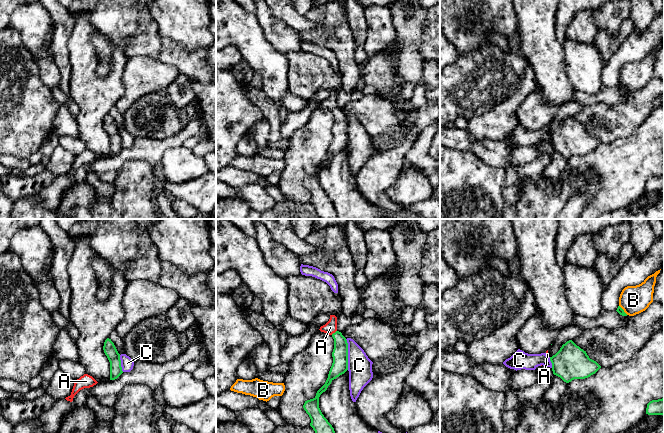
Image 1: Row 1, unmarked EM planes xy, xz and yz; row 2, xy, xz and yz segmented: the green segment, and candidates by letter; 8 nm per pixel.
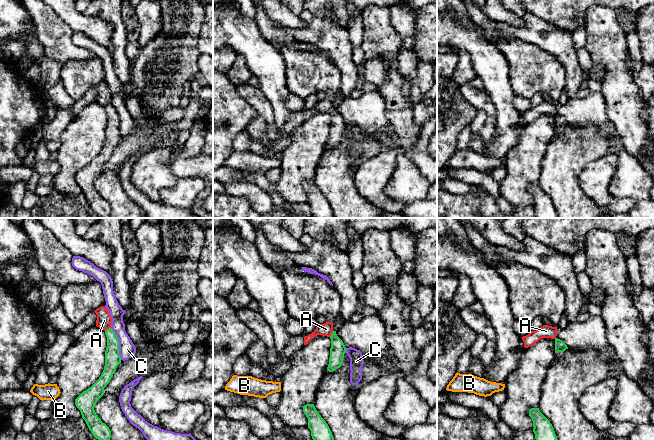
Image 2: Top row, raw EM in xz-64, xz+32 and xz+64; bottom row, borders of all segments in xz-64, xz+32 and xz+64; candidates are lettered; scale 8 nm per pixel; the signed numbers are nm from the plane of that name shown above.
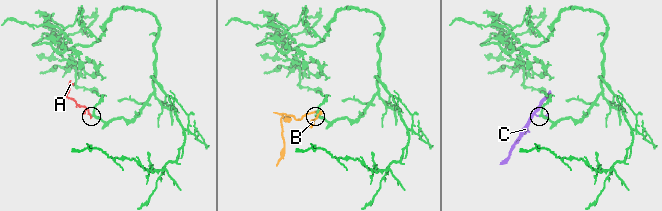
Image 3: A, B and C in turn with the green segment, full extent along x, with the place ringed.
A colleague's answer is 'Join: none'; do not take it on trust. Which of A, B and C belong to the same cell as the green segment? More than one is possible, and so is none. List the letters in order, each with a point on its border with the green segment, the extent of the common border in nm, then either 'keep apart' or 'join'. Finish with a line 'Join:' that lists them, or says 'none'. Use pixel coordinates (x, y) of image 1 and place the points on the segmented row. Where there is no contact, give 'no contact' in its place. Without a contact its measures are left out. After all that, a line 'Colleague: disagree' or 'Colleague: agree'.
A: contact xz (333, 333); length 60 nm; join
B: contact yz (623, 310); length 100 nm; keep apart
C: contact xz (347, 354); length 240 nm; keep apart
Join: A
Colleague: disagree

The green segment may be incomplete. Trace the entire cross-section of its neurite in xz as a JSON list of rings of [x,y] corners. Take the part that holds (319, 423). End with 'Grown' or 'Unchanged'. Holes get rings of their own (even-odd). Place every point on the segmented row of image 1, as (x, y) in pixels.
[[[330,315],[329,321],[319,330],[331,335],[334,339],[333,363],[325,384],[317,391],[313,399],[305,401],[303,408],[311,419],[310,426],[315,433],[335,433],[334,428],[319,408],[319,397],[334,379],[348,370],[348,343],[342,333],[337,330],[337,317],[335,315]]]. Grown

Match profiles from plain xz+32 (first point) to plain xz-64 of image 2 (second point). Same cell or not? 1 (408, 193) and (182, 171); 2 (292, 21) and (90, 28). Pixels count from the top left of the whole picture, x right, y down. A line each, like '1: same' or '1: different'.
1: different
2: same

